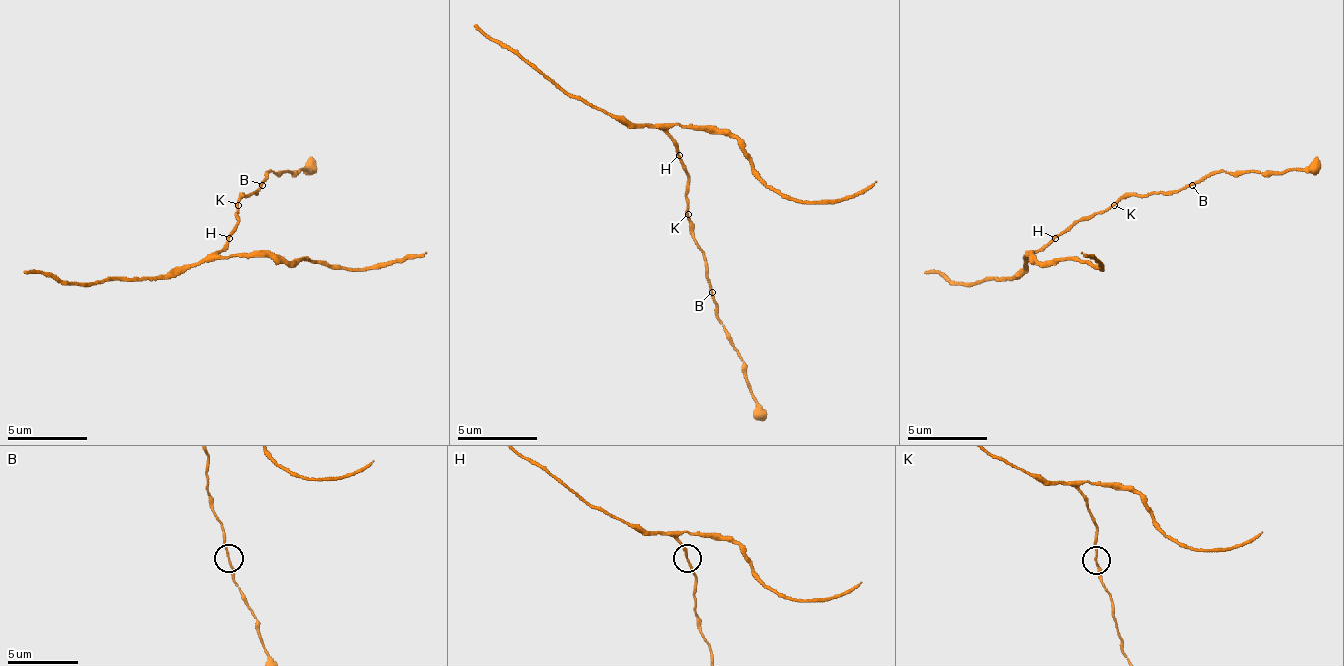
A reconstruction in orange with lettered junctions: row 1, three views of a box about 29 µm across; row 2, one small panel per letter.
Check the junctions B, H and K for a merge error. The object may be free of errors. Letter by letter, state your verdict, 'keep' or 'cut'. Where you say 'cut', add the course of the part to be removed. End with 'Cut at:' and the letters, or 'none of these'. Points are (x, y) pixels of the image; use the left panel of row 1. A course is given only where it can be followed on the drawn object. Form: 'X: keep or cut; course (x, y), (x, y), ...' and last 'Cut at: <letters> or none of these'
B: keep
H: keep
K: keep
Cut at: none of these

